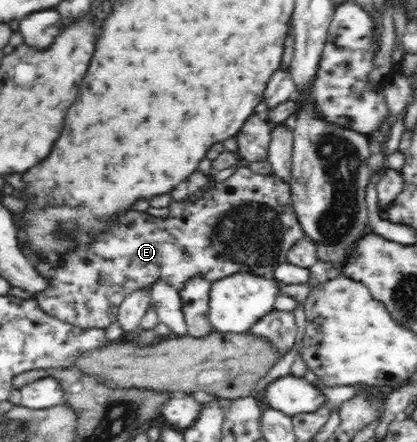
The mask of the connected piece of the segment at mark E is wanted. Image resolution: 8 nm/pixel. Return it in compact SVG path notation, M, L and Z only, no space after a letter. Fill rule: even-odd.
M240 166L236 168L236 172L229 178L226 178L222 182L210 187L203 196L195 201L182 201L182 202L171 202L170 204L170 215L165 219L153 217L149 213L142 213L140 211L130 209L120 216L119 221L111 228L111 231L105 232L100 238L86 251L86 249L78 249L74 256L68 256L68 262L66 266L58 268L58 274L54 275L49 279L50 288L41 295L36 296L39 303L46 308L52 316L57 316L60 320L67 322L68 324L74 325L81 329L98 328L105 329L110 326L112 322L116 321L117 311L119 310L121 300L126 298L126 294L132 292L134 288L140 288L142 284L152 284L158 277L164 278L164 280L170 285L180 287L180 284L186 280L186 278L202 273L208 280L218 280L220 277L229 276L230 274L244 271L252 272L260 276L270 277L273 271L280 266L281 263L287 261L285 259L288 248L292 246L298 240L302 238L304 233L300 230L298 219L294 211L294 204L292 201L292 194L289 185L282 182L272 173L254 173L246 166Z

